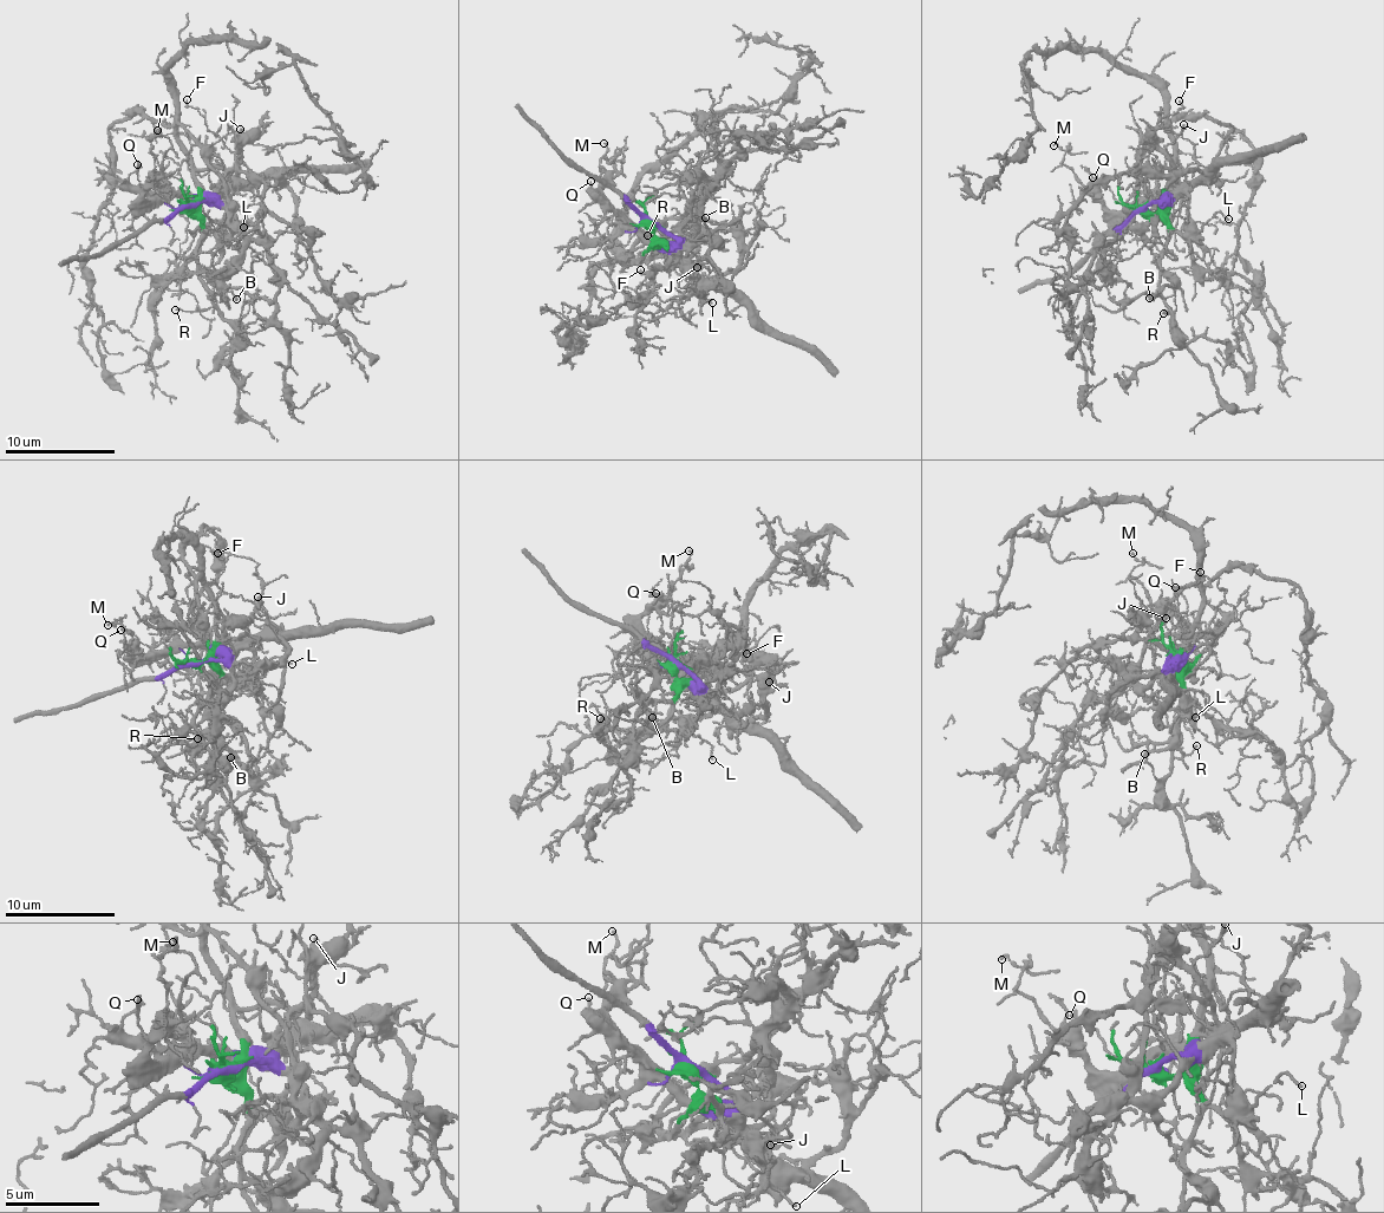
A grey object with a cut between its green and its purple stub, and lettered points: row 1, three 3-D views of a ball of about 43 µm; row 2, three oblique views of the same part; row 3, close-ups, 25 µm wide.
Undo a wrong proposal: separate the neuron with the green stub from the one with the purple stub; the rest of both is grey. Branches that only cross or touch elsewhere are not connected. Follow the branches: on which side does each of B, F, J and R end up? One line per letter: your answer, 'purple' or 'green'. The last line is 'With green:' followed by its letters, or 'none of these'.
B: green
F: purple
J: purple
R: green
With green: B, R

